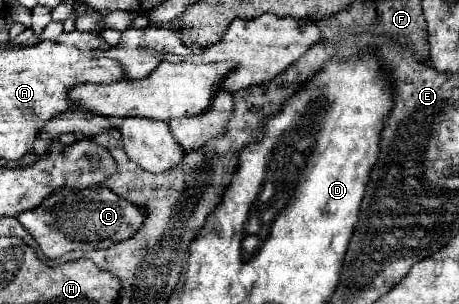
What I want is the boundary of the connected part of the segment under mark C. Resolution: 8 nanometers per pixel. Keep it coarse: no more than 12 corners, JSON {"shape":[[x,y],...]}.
{"shape":[[57,189],[19,223],[49,259],[133,237],[145,209]]}

